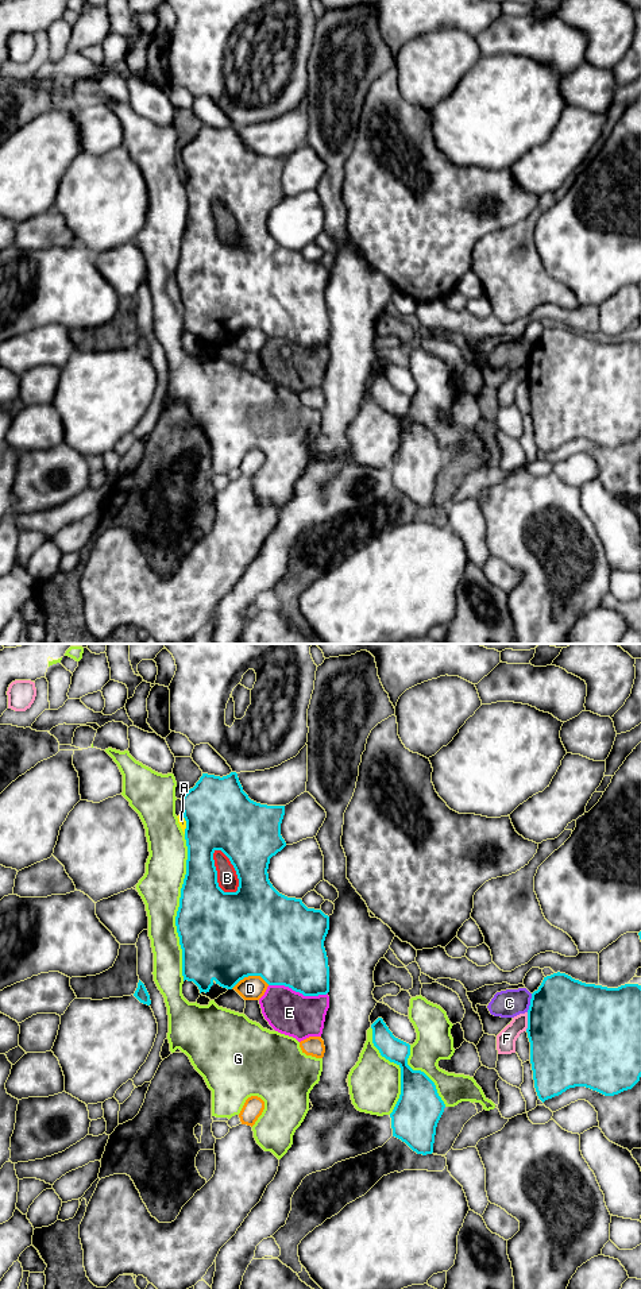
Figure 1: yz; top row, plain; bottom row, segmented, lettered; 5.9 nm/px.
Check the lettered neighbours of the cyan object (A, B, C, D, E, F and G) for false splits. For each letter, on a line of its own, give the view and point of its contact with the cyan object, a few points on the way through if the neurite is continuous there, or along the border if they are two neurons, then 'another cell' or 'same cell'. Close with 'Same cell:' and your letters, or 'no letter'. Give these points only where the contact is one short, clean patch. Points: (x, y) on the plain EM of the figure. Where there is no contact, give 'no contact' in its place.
A: yz (186, 177) | another cell
B: yz (235, 222) | another cell
C: yz (531, 355) | along yz (532, 346), (526, 363) | another cell
D: yz (250, 327) | another cell
E: yz (298, 343) | another cell
F: yz (528, 374) | another cell
G: yz (178, 259) | another cell
Same cell: no letter

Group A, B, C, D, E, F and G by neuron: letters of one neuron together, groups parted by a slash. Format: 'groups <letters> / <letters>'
groups A B / C E / D / F / G

